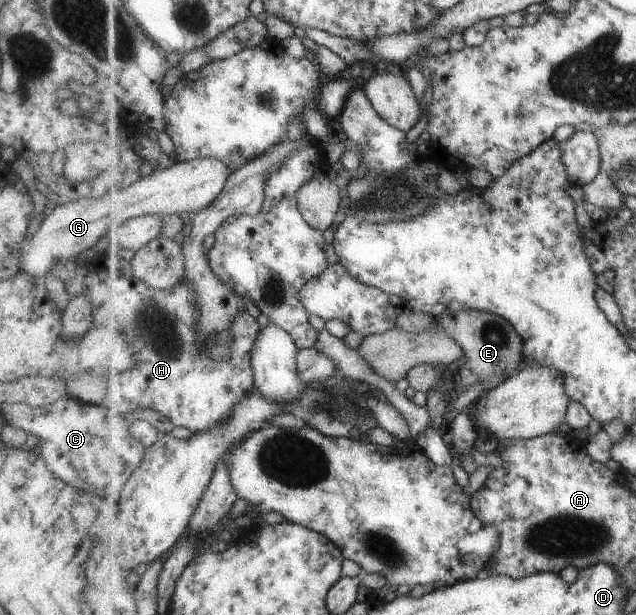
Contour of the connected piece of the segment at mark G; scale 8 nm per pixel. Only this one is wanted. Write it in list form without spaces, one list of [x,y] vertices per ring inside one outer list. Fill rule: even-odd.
[[[217,158],[175,161],[168,168],[145,171],[139,180],[117,193],[108,192],[98,198],[81,198],[55,206],[43,218],[37,231],[32,236],[25,235],[20,243],[20,271],[36,278],[43,277],[53,264],[74,258],[87,248],[101,246],[102,235],[108,233],[109,229],[117,229],[128,219],[143,214],[164,216],[188,213],[192,216],[218,198],[234,171],[233,165]]]

